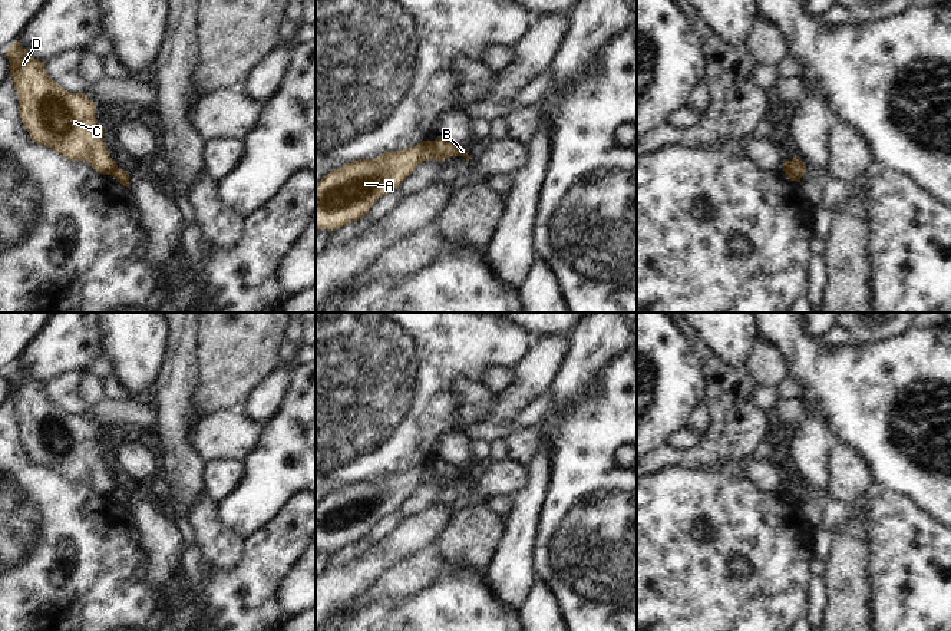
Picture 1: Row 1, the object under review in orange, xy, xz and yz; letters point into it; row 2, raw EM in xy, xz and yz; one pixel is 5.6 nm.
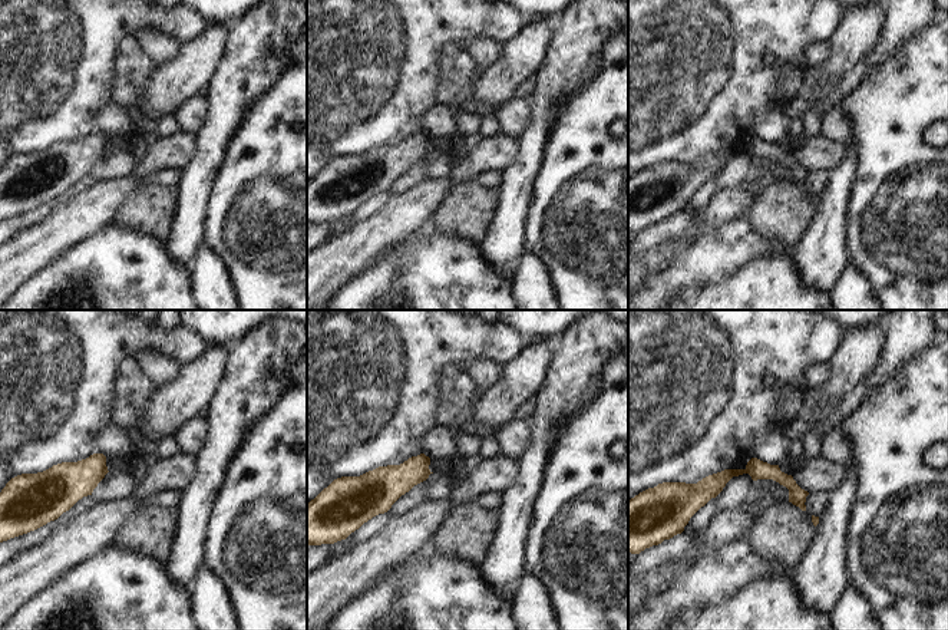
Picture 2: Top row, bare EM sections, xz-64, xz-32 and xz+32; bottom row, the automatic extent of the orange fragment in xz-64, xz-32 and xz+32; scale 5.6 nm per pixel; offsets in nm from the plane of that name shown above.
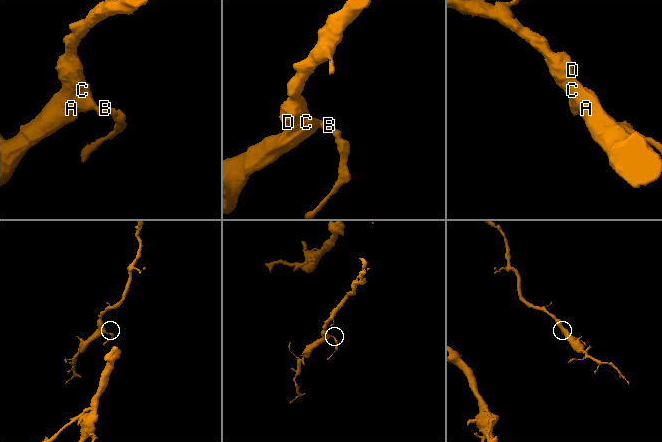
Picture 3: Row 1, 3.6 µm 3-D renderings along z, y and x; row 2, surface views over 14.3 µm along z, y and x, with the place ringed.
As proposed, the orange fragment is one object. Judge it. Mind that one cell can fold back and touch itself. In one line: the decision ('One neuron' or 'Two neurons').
Two neurons.

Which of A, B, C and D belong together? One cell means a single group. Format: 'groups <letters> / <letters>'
groups A C D / B

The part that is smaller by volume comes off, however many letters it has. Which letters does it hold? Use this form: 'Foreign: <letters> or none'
Foreign: B

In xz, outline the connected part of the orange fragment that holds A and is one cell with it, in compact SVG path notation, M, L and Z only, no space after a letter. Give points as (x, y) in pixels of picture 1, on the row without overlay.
M433 462L359 480L333 490L316 505L316 551L336 552L364 539L369 529L394 512L425 482L437 480Z

